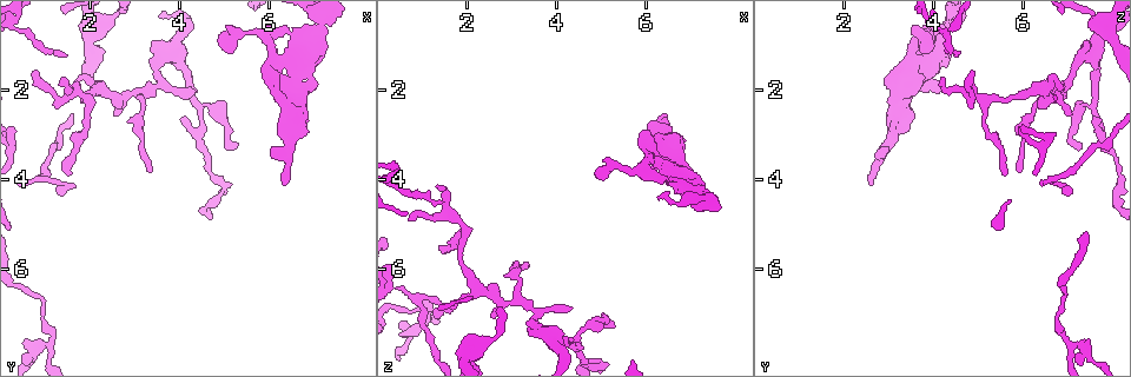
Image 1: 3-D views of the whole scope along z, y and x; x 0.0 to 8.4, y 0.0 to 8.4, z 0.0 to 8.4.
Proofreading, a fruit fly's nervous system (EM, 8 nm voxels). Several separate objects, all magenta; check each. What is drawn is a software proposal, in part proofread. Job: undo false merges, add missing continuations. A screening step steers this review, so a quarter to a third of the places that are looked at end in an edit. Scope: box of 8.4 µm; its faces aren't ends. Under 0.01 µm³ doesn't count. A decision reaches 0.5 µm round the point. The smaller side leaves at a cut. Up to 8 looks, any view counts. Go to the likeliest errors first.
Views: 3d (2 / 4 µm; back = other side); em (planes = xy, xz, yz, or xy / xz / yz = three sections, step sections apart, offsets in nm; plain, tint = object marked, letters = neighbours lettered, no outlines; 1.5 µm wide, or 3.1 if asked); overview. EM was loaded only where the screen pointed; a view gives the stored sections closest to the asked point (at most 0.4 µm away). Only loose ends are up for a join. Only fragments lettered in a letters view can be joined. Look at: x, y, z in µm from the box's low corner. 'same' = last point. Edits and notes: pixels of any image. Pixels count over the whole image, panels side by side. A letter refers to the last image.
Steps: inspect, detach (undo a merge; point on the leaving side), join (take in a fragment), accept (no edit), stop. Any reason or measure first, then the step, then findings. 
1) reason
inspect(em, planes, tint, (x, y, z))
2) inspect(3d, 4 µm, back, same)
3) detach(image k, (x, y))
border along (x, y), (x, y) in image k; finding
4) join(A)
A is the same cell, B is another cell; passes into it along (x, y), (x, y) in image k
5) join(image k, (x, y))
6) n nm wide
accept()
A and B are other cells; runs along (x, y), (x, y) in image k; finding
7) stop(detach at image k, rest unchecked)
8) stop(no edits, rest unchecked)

sudden change in width
inspect(em, xy, step 8, tint, (6.70, 1.40, 3.90))

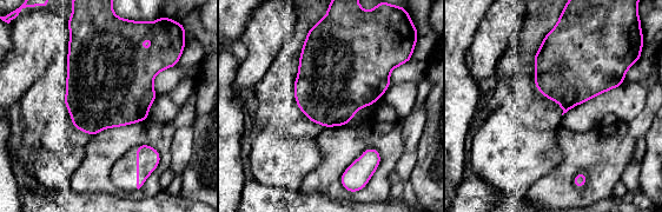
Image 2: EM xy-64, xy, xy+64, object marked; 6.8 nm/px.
another direction
inspect(em, planes, tint, same)

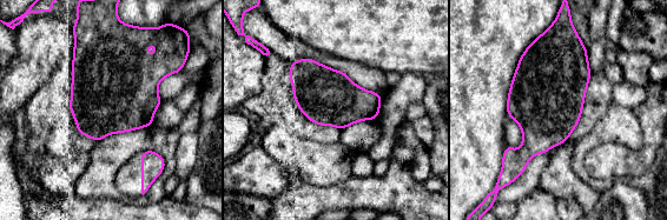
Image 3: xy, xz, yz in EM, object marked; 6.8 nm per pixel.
inspect(em, planes, letters, same)

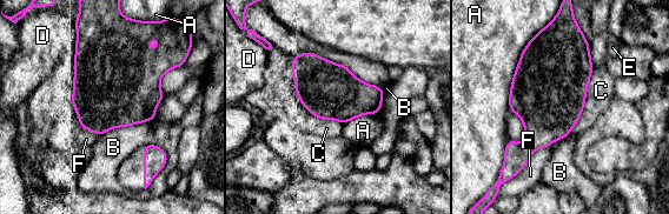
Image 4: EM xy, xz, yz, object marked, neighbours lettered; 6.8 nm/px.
A touches over 750 nm
accept()
A, B, C, D, E and F are other cells; border along (560, 9), (523, 49), (509, 109) in image 4; one neuron here

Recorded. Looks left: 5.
abrupt turn
inspect(3d, 4 µm, (1.15, 7.70, 7.05))

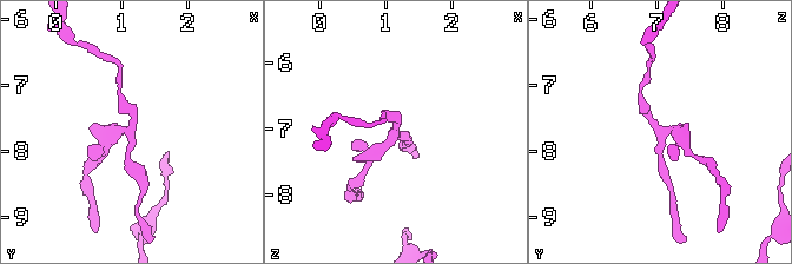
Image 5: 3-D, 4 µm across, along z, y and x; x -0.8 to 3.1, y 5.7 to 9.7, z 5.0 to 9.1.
shape alone is not enough
inspect(em, planes, letters, (1.15, 7.65, 7.05))

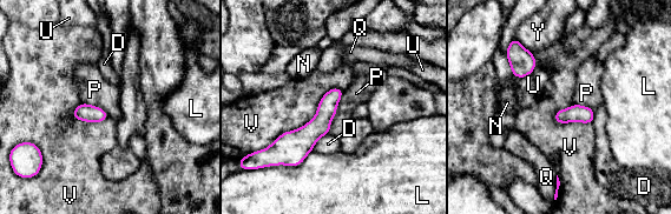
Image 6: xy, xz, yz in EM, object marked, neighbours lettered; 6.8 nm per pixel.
accept()
D, L, N, P, Q, U, V and Y are other cells; runs along (339, 92), (296, 145), (280, 148) in image 6; one neuron here

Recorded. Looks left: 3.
inspect(3d, 2 µm, (1.60, 3.95, 5.60))

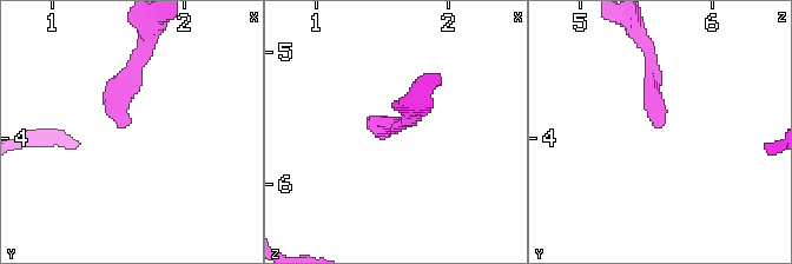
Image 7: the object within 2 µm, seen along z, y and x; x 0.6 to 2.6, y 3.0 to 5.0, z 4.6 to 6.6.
inspect(em, planes, letters, (1.56, 3.92, 5.60))

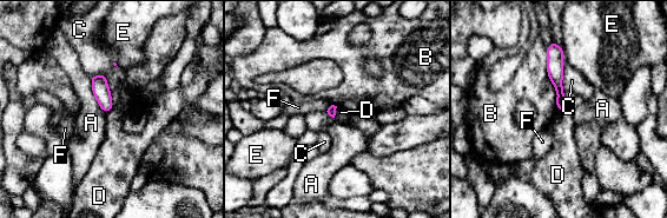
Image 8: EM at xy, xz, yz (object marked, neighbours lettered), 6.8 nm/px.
B touches over 400 nm
accept()
A, B, C, D, E and F are other cells; runs along (553, 46), (560, 107) in image 8; none of them fits

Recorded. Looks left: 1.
stop(no edits, rest unchecked)

